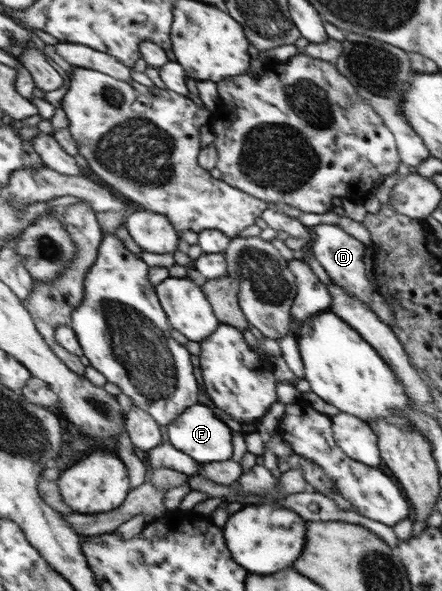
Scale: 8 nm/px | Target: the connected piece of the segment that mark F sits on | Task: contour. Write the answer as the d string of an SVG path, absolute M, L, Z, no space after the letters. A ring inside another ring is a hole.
M202 403L190 406L176 421L165 428L166 440L172 443L178 450L195 458L201 464L209 462L224 462L234 456L234 444L232 444L232 430L222 419L212 413L212 408Z

